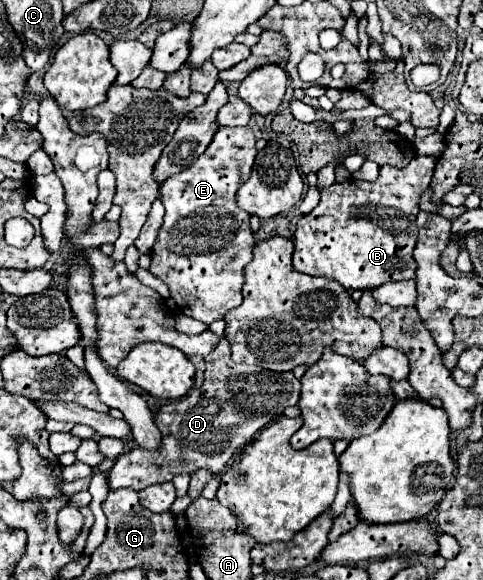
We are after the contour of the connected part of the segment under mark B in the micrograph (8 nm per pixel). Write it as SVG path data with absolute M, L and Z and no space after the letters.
M415 157L409 167L397 169L383 165L375 181L347 179L343 183L333 183L327 189L321 189L321 203L309 213L303 215L297 223L293 235L293 267L301 273L321 275L339 281L347 291L353 289L373 289L387 281L407 281L415 279L417 263L413 259L413 247L417 241L415 217L419 213L419 197L429 187L433 177L435 157Z

